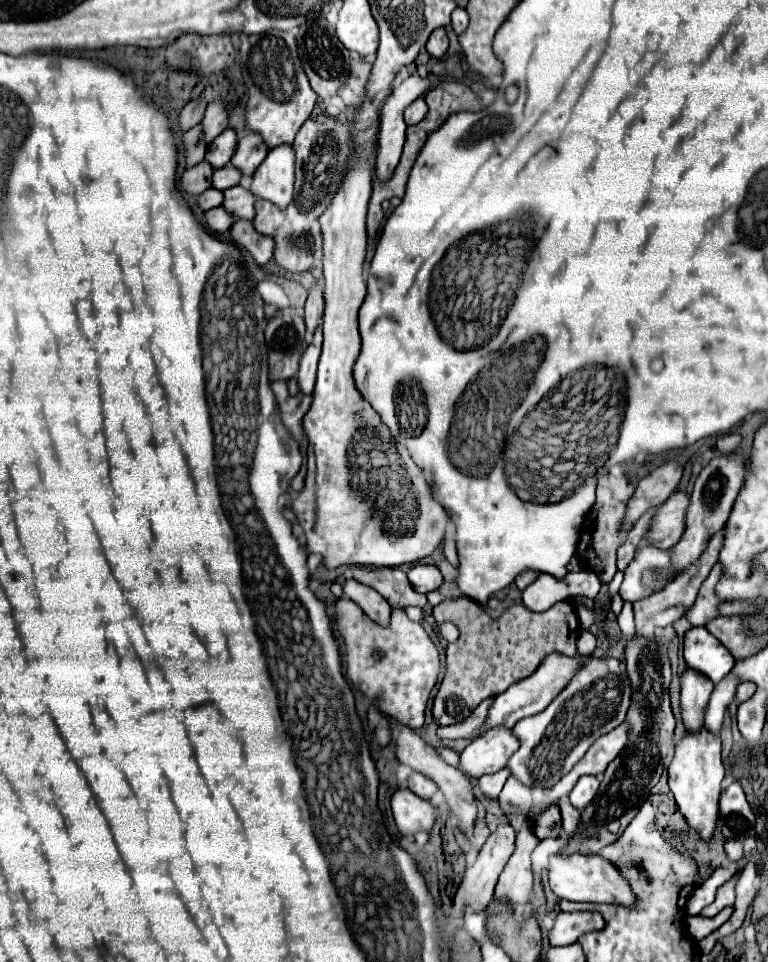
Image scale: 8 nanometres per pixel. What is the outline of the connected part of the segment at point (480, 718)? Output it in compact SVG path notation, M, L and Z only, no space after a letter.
M493 698L483 700L483 702L473 710L473 714L471 714L467 720L463 720L463 722L459 722L459 724L453 724L453 726L439 726L439 728L437 728L437 736L439 736L441 740L445 740L445 738L451 738L451 740L471 738L471 736L483 726L485 716L487 716L487 710L489 710L489 706L491 706L491 700L493 700Z

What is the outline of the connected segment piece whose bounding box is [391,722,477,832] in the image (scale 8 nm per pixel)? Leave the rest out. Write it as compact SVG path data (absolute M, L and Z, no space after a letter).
M393 722L391 730L393 730L393 742L395 742L395 756L397 756L397 760L399 760L401 764L411 766L413 770L421 772L423 776L431 778L431 780L439 786L439 790L443 792L443 796L445 796L445 800L447 800L447 804L449 804L451 814L455 814L455 818L457 818L457 822L459 822L459 828L461 828L463 832L469 832L469 830L473 828L473 822L475 822L475 816L477 816L477 804L475 804L471 780L469 780L467 776L463 776L457 768L445 764L445 762L437 756L435 748L429 746L429 744L425 744L425 742L423 742L411 728L407 728L405 724Z

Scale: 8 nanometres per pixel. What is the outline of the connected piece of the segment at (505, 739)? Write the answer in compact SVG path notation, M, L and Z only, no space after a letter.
M493 728L493 730L485 732L485 734L481 734L479 740L473 740L473 742L461 752L457 768L459 768L463 774L467 774L469 778L481 778L483 774L493 774L493 772L501 770L501 768L507 764L509 756L511 756L517 748L519 748L519 742L517 742L515 736L511 734L511 730L507 730L507 728Z

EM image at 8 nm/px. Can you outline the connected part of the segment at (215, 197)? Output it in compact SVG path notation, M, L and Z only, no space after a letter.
M209 188L207 192L203 192L203 194L197 196L197 204L199 204L199 208L201 208L203 212L221 206L221 202L223 202L223 192L219 192L219 190L215 190L215 188Z

